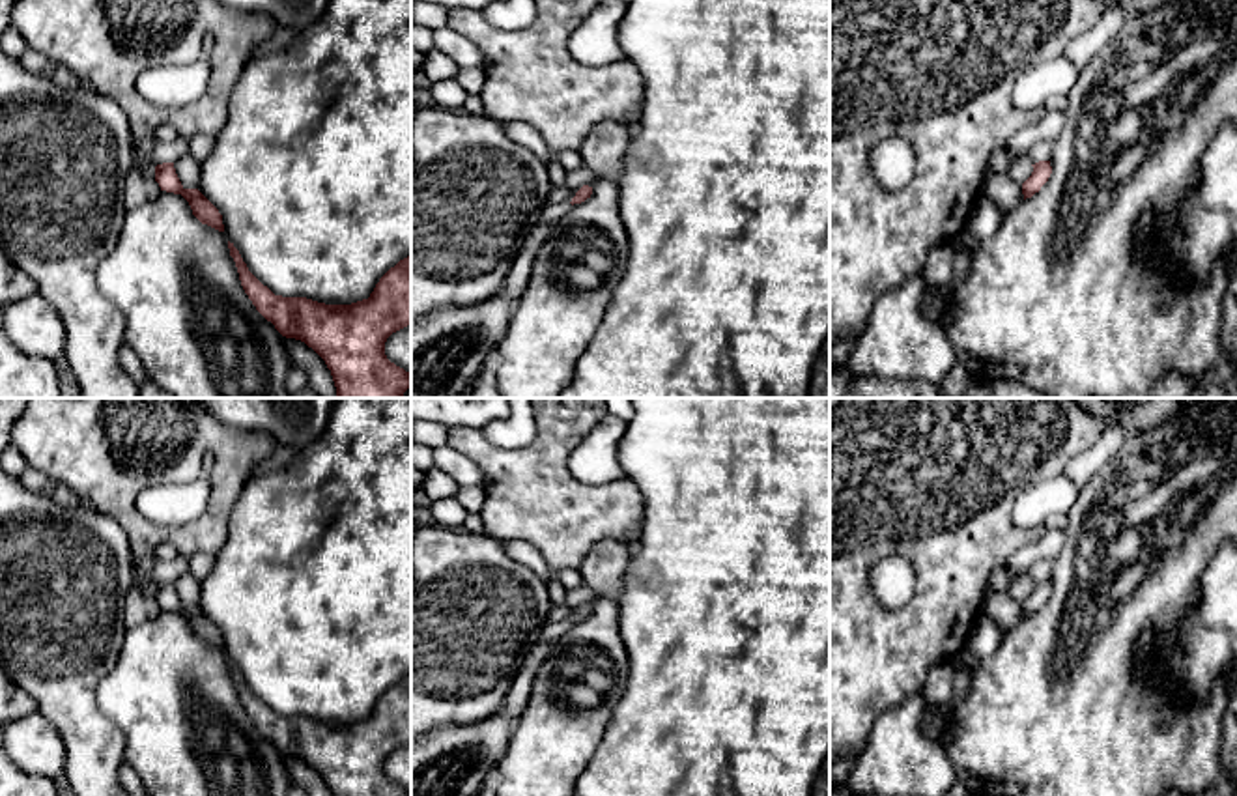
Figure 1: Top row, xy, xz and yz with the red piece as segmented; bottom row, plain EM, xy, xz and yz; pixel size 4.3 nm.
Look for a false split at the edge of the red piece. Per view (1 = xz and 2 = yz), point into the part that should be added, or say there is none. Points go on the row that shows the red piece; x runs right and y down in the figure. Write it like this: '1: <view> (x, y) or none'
1: none
2: none

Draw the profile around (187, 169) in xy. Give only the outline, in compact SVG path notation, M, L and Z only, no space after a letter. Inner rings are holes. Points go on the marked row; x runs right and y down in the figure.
M183 155L174 163L176 174L183 189L198 189L200 163L191 155Z

